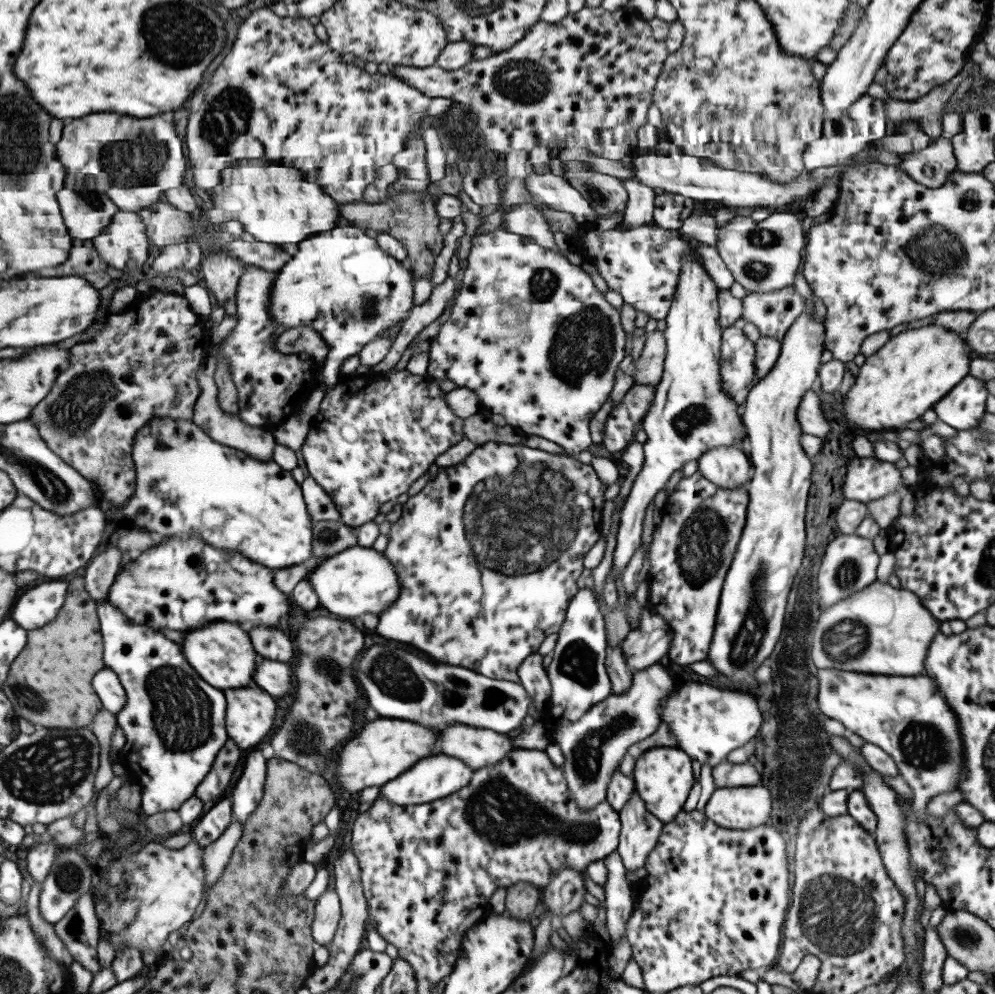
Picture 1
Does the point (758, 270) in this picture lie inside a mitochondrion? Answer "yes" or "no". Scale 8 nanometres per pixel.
yes

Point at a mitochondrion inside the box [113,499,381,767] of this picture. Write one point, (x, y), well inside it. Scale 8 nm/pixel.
(183, 712)

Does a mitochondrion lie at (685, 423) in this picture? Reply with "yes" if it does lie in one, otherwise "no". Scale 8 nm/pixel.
yes

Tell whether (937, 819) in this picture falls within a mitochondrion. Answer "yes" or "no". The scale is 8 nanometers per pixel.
no

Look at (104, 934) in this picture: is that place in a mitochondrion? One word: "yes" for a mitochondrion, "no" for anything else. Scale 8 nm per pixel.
no

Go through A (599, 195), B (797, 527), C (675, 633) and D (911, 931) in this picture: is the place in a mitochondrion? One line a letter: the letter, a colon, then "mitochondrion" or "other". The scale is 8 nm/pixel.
A: mitochondrion
B: other
C: other
D: other

